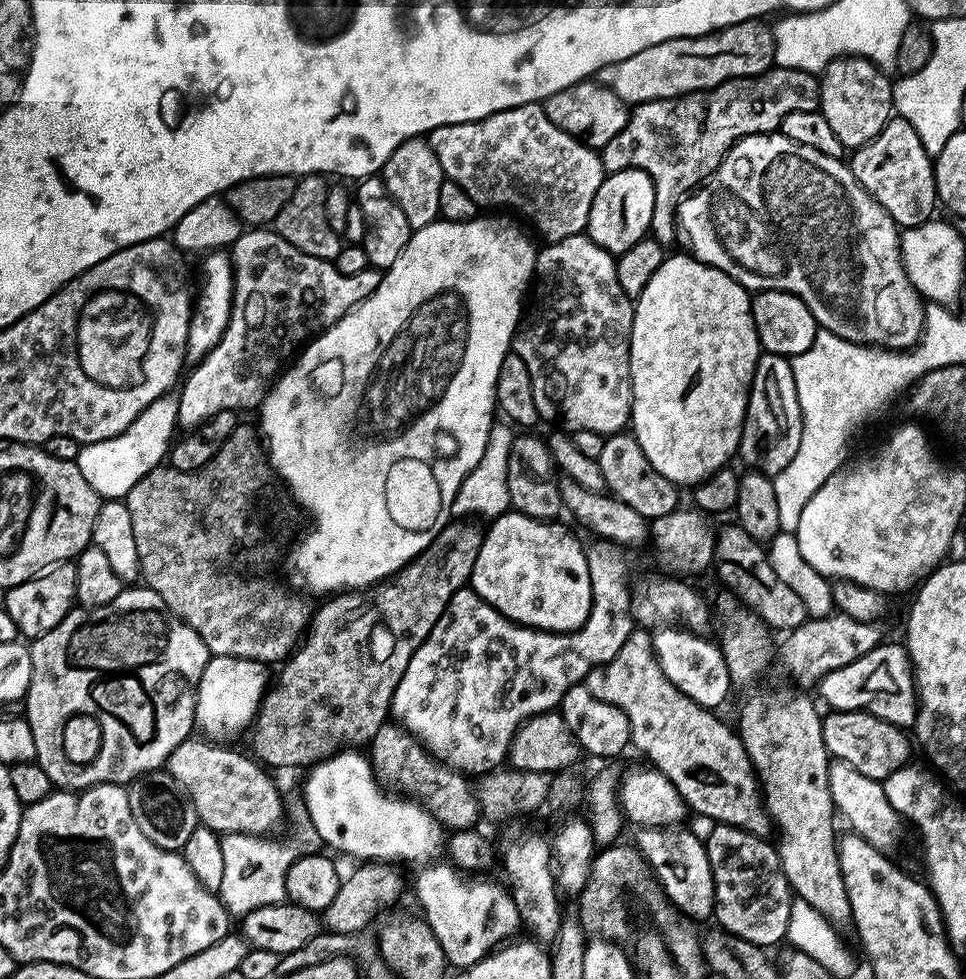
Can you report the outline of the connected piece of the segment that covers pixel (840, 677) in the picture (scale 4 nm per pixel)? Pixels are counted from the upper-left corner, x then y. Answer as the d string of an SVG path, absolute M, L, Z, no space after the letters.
M880 643L870 650L870 654L862 654L862 658L850 662L850 666L826 674L820 679L818 691L819 699L824 699L829 704L827 707L837 712L869 712L905 730L915 725L918 707L916 677L903 643Z

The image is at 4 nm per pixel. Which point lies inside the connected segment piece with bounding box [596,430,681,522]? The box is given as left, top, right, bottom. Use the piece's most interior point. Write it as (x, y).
(627, 474)

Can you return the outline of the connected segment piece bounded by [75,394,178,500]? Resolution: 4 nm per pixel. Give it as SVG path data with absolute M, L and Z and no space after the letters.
M165 394L150 402L150 406L146 406L146 410L142 410L126 430L122 430L122 434L81 447L75 459L78 470L82 470L82 478L86 478L86 482L90 482L92 489L104 500L124 498L140 478L165 463L174 440L172 431L178 428L178 406L170 397Z

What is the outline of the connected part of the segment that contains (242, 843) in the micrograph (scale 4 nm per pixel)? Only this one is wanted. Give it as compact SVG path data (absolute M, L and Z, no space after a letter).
M230 832L220 836L222 846L222 886L218 893L229 917L243 918L250 910L282 904L288 900L286 874L296 861L298 849L288 840L272 840L271 835L247 836L241 832Z

